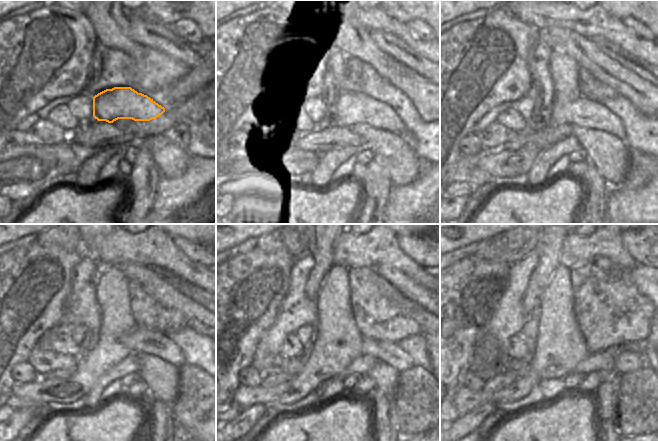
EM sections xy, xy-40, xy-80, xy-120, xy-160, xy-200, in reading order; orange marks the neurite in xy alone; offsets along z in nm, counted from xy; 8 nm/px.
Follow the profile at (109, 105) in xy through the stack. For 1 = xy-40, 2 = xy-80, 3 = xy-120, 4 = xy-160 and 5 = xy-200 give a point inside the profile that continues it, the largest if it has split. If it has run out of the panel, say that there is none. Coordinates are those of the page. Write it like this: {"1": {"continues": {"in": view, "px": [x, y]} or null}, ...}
{"1": {"continues": {"in": "xy-40", "px": [341, 108]}}, "2": {"continues": {"in": "xy-80", "px": [583, 112]}}, "3": {"continues": {"in": "xy-120", "px": [140, 340]}}, "4": {"continues": {"in": "xy-160", "px": [390, 353]}}, "5": {"continues": {"in": "xy-200", "px": [626, 361]}}}

